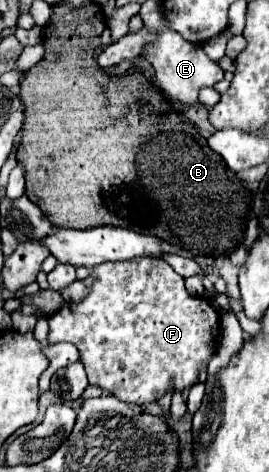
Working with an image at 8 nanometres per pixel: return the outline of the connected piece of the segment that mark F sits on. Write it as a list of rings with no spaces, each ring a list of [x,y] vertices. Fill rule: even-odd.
[[[132,258],[132,262],[106,262],[106,264],[98,264],[92,268],[92,274],[96,276],[94,284],[90,286],[90,294],[82,300],[82,302],[70,302],[64,304],[54,316],[50,316],[48,324],[50,324],[50,334],[48,334],[48,342],[70,342],[80,350],[80,360],[88,372],[88,380],[90,384],[96,384],[100,388],[104,388],[108,394],[116,396],[122,402],[134,402],[134,404],[146,404],[146,402],[154,402],[158,398],[162,398],[166,394],[166,390],[172,386],[174,390],[184,390],[188,386],[194,386],[198,382],[198,366],[200,364],[208,364],[214,350],[216,350],[216,336],[218,336],[218,328],[220,328],[220,316],[216,314],[216,310],[212,308],[210,300],[206,298],[198,298],[198,296],[190,296],[184,288],[184,278],[180,274],[176,274],[172,270],[172,266],[168,262],[164,262],[162,258]]]

